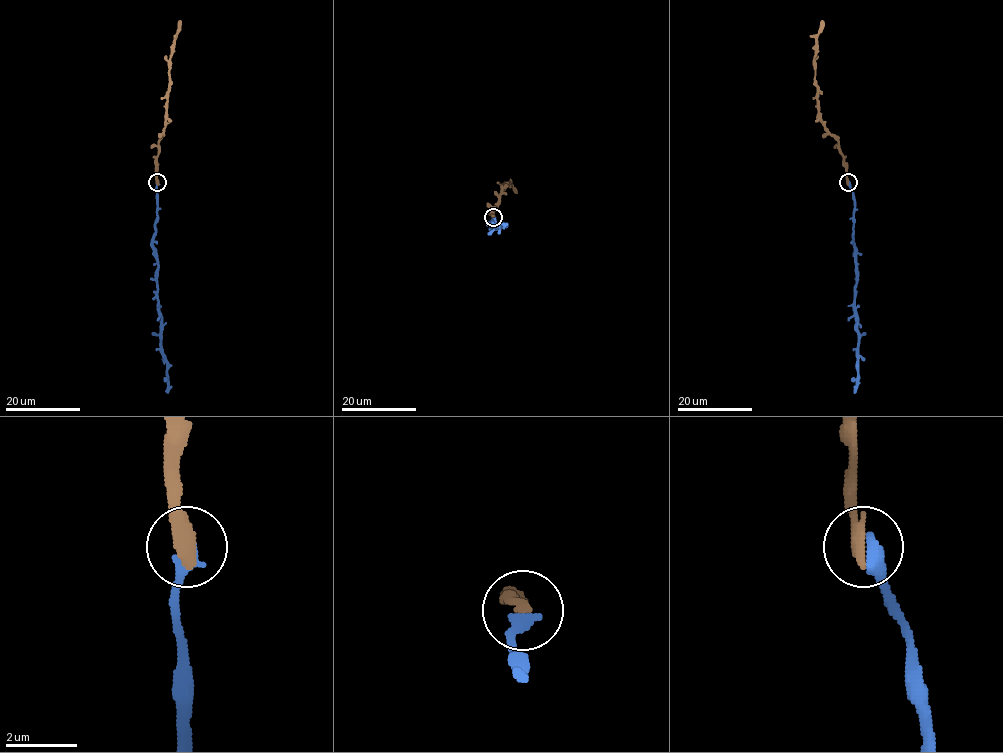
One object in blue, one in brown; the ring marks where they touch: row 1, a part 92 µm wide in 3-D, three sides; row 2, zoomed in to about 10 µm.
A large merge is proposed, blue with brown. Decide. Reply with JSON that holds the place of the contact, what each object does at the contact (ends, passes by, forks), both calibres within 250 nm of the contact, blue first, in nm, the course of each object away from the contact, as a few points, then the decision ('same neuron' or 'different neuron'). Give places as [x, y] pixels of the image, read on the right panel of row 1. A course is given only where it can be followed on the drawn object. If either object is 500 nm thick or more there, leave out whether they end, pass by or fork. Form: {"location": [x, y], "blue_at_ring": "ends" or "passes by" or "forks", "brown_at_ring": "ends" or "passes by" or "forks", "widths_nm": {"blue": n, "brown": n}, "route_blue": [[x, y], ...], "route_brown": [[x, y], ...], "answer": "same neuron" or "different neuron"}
{"location": [848, 182], "blue_at_ring": "ends", "brown_at_ring": "ends", "widths_nm": {"blue": 400, "brown": 400}, "route_blue": [[848, 182], [855, 206], [855, 314], [859, 352], [858, 383], [854, 393]], "route_brown": [[847, 182], [846, 164], [839, 143], [825, 127], [818, 112], [814, 56], [823, 21]], "answer": "same neuron"}

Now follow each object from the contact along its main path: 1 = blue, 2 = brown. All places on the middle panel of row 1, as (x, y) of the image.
1: (493, 217), (493, 224), (488, 223), (497, 228), (502, 227), (503, 223)
2: (493, 216), (506, 183), (516, 192)

